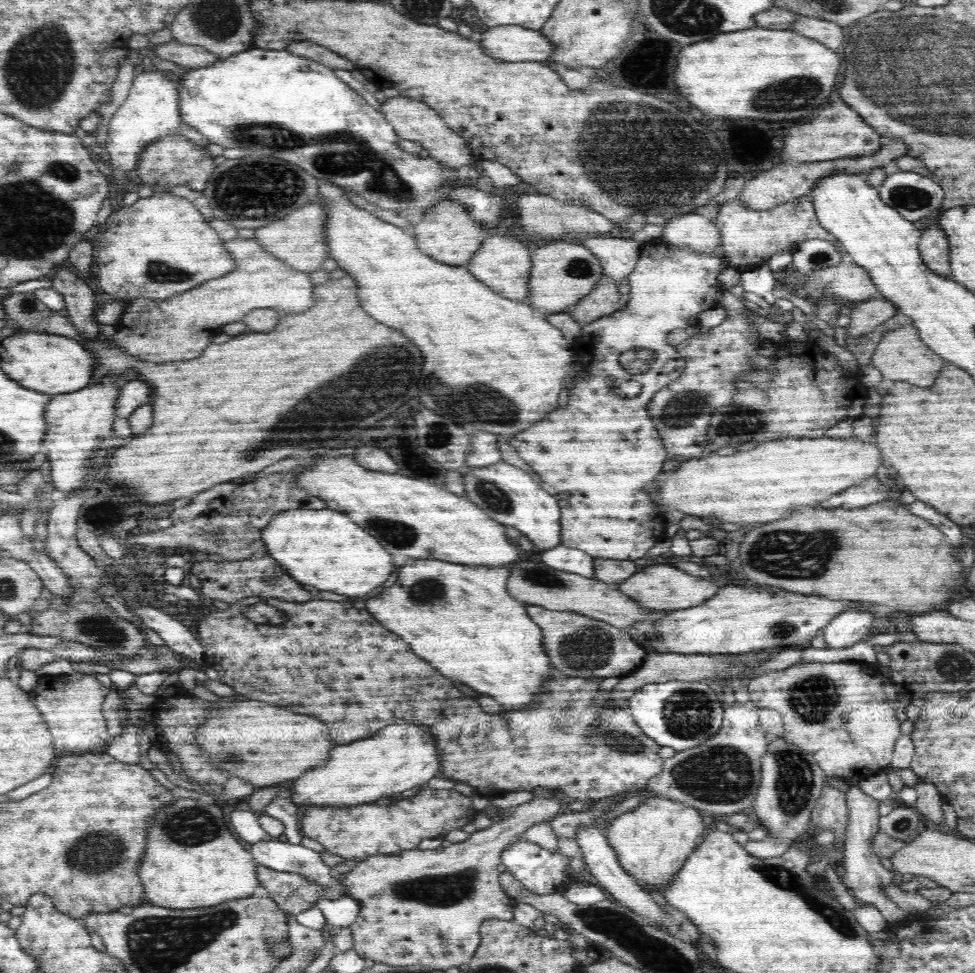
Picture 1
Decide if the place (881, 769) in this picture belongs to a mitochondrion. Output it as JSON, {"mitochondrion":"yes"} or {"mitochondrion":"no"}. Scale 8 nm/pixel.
{"mitochondrion":"no"}

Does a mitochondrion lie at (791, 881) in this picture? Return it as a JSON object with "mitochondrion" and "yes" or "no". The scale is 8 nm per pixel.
{"mitochondrion":"yes"}

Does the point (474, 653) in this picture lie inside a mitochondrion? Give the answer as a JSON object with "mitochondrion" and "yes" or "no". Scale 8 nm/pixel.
{"mitochondrion":"no"}

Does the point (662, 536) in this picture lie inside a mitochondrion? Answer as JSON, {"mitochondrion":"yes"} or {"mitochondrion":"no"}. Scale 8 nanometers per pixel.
{"mitochondrion":"no"}

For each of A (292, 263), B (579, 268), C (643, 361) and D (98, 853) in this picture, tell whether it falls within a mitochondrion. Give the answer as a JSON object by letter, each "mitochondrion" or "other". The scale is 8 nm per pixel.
{"A":"other","B":"mitochondrion","C":"mitochondrion","D":"mitochondrion"}

